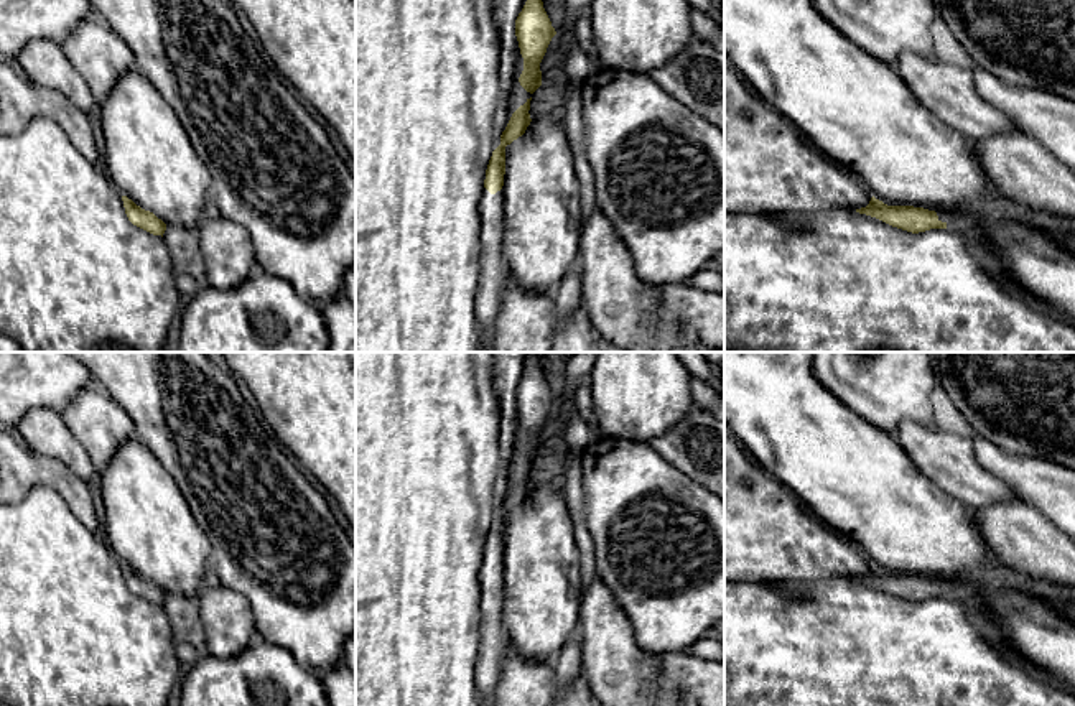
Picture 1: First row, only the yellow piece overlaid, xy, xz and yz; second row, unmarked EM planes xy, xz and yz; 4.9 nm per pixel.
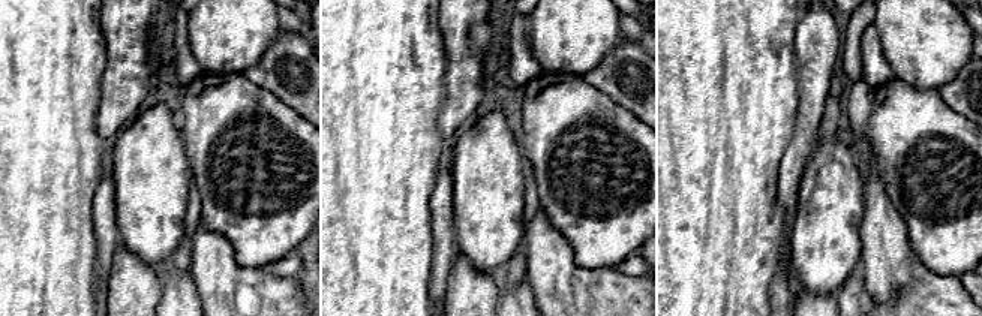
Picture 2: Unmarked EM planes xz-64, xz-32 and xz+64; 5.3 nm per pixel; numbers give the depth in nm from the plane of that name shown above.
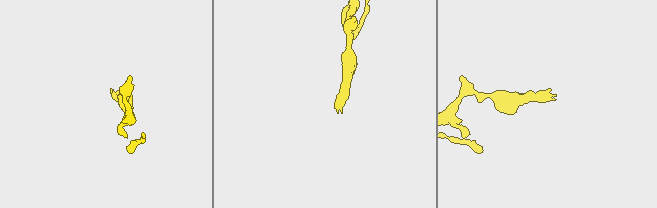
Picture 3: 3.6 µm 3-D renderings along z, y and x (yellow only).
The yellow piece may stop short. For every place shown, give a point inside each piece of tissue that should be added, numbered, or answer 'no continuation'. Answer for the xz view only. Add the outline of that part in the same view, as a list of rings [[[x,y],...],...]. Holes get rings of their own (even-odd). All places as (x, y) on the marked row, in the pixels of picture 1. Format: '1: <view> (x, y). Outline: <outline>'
1: xz (494, 272). Outline: [[[486,188],[479,201],[482,255],[479,262],[479,283],[476,293],[476,319],[479,336],[492,347],[496,321],[500,309],[504,286],[510,276],[502,255],[504,191],[491,194]]]

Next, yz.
1: yz (955, 219). Outline: [[[937,211],[938,221],[947,224],[947,229],[963,230],[965,212],[963,211]]]

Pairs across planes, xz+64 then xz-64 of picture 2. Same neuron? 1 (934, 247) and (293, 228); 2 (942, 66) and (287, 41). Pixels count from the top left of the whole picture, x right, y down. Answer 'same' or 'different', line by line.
1: same
2: different

